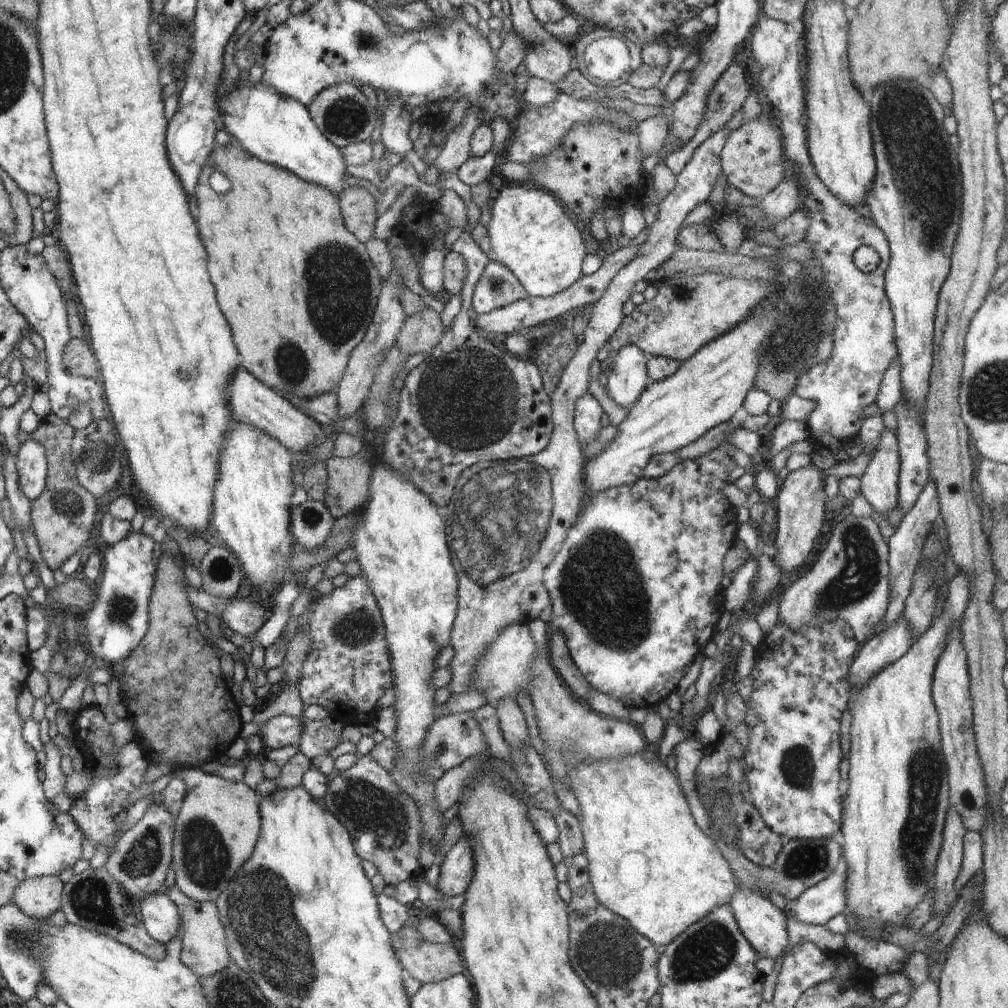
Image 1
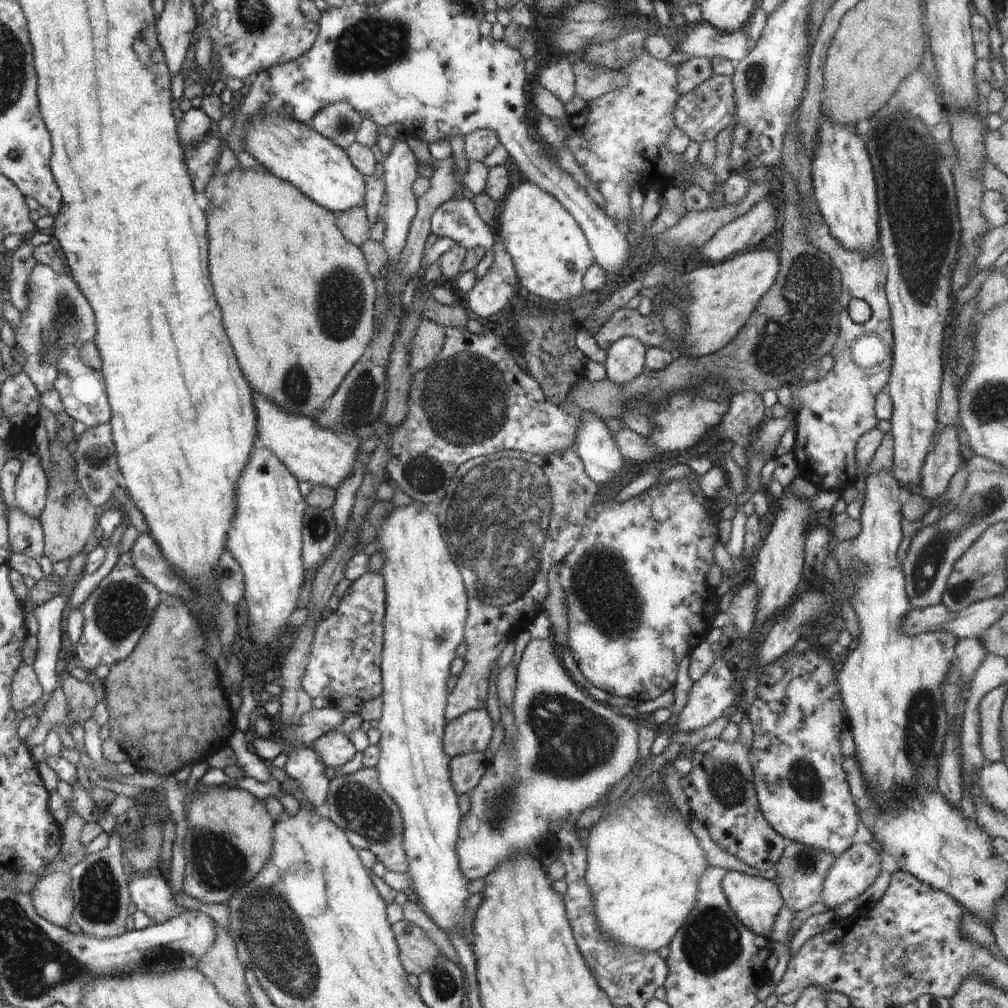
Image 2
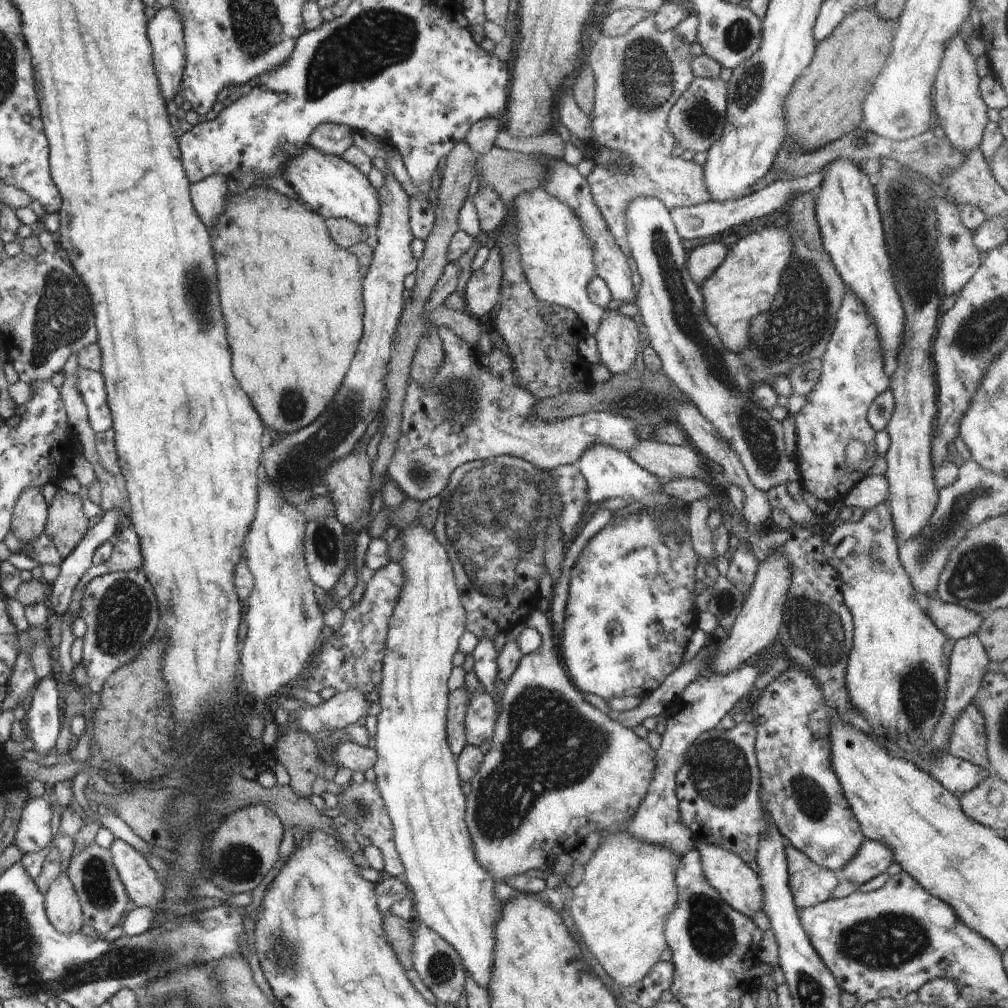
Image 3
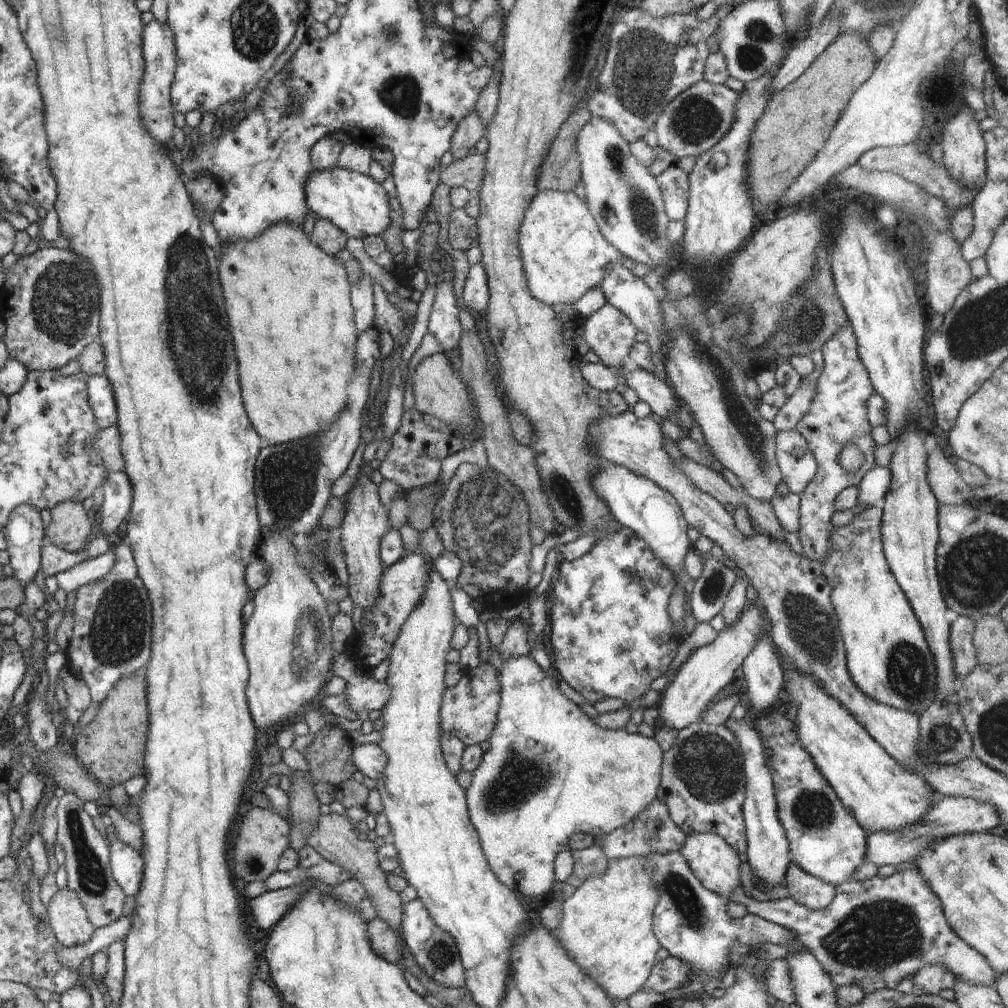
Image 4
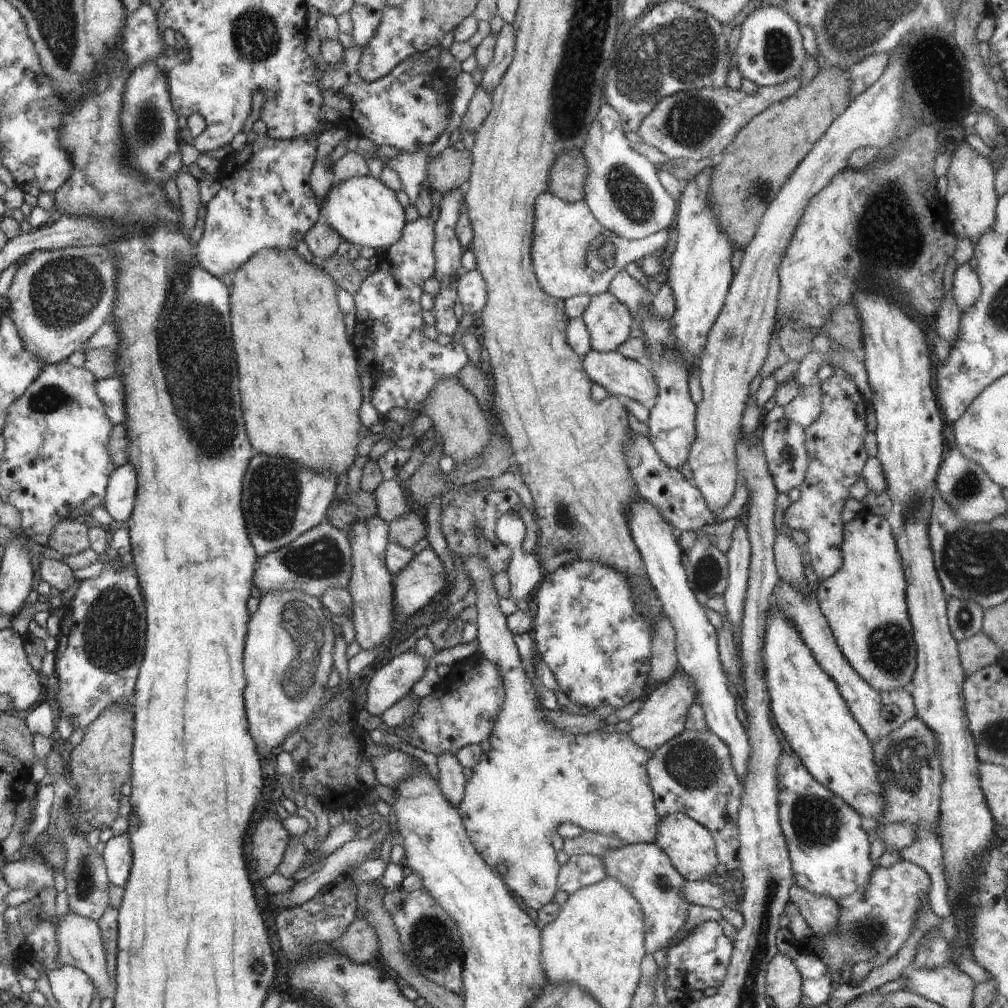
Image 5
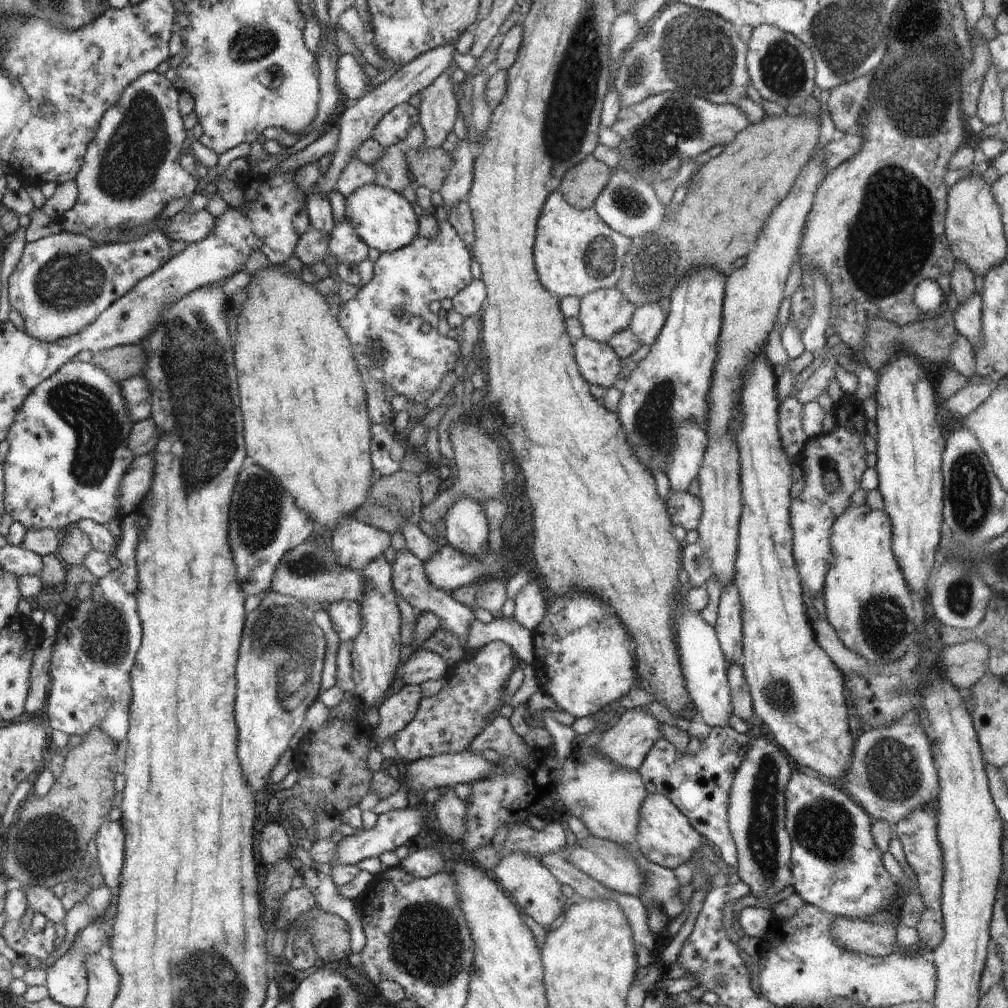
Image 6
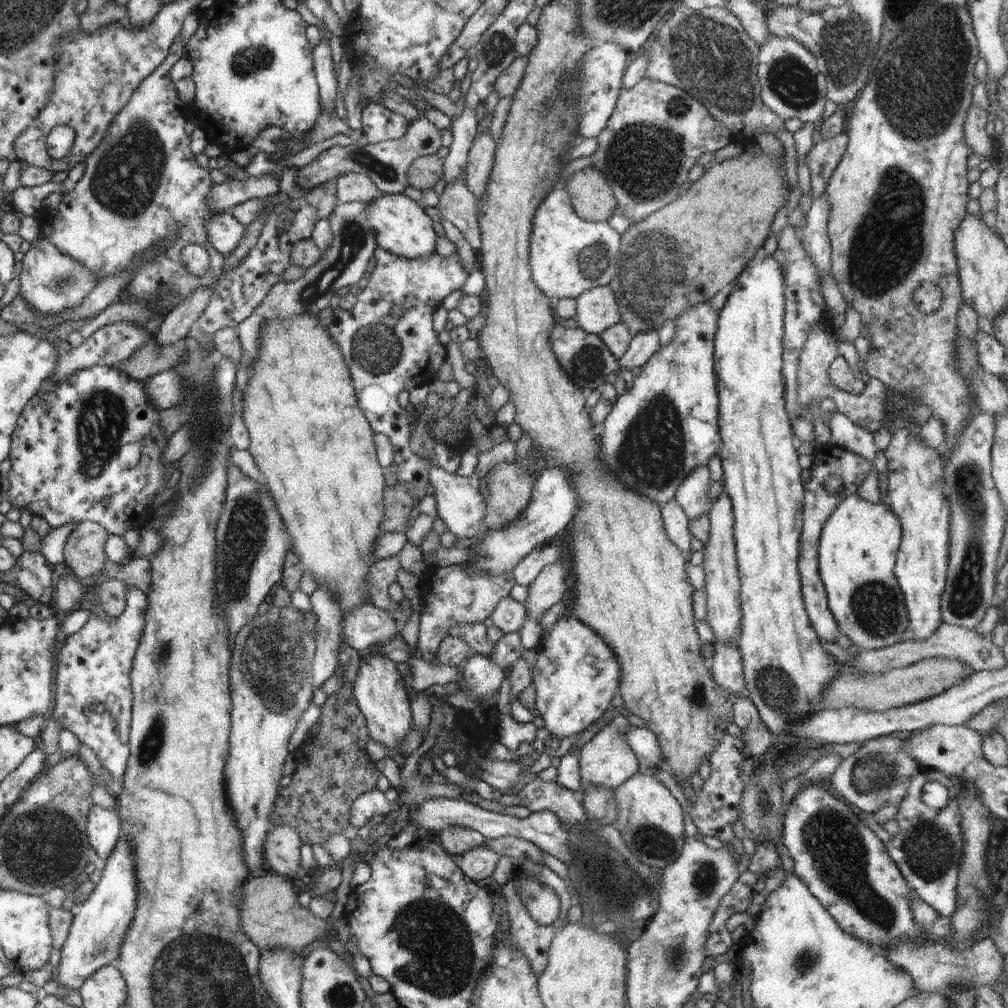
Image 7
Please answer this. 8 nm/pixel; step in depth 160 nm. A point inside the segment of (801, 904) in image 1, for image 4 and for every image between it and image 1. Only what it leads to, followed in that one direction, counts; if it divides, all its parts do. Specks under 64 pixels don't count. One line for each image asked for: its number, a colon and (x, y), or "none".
2: (857, 867)
3: (872, 858)
4: (949, 816)

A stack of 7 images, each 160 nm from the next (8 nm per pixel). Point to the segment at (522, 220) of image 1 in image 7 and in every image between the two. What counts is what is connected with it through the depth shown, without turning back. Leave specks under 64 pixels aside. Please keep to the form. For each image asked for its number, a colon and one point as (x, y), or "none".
2: (550, 253)
3: (557, 258)
4: (564, 254)
5: (573, 254)
6: (575, 252)
7: (568, 255)

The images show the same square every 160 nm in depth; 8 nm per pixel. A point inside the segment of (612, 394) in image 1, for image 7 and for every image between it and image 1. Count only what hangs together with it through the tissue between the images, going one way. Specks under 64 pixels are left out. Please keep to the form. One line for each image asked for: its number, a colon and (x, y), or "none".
2: (625, 360)
3: (617, 338)
4: (610, 333)
5: (608, 321)
6: (603, 313)
7: (597, 310)

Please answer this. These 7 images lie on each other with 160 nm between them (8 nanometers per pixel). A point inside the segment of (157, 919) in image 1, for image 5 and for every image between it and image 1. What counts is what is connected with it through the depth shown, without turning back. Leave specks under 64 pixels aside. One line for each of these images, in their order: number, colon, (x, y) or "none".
2: (152, 895)
3: (143, 886)
4: (126, 863)
5: (116, 854)

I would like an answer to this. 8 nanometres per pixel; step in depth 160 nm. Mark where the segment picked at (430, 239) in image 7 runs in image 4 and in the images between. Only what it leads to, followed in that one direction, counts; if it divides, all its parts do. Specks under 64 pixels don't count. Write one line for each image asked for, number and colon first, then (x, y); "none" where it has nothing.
4: (355, 203)
5: (363, 211)
6: (383, 219)

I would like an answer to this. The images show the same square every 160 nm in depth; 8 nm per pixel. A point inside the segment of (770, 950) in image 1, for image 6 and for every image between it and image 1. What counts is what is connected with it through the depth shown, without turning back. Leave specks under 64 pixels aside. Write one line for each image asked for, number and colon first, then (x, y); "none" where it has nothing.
2: (756, 902)
3: (739, 886)
4: (715, 864)
5: (689, 846)
6: (665, 836)

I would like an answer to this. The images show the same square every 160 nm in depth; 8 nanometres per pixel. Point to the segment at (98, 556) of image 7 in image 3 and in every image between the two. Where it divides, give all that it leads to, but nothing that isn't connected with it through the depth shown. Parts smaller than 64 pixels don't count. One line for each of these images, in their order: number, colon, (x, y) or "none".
3: (66, 524)
4: (70, 525)
5: (70, 537)
6: (74, 544)

